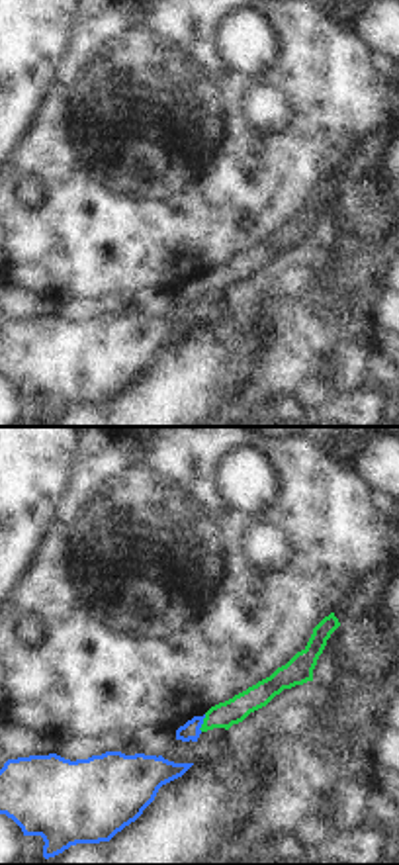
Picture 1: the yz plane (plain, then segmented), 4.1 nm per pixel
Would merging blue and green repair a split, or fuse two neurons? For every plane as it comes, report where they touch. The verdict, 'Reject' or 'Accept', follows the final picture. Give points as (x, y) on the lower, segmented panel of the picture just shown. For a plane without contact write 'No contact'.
Touches blue at (202, 723).

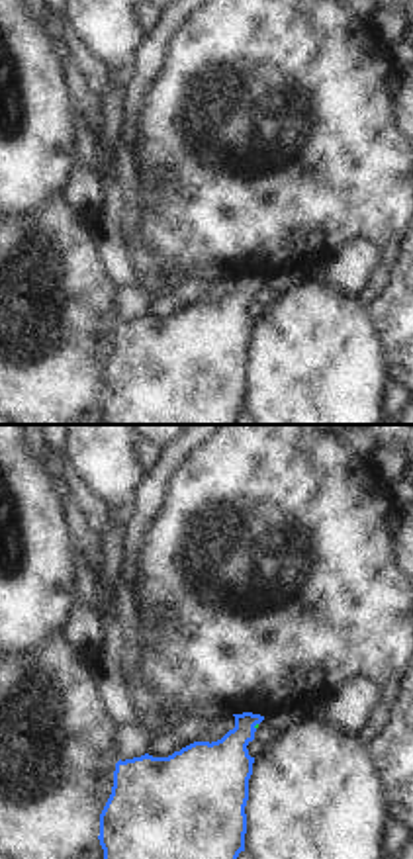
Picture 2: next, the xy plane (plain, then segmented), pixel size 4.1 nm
Touches blue at (255, 724).

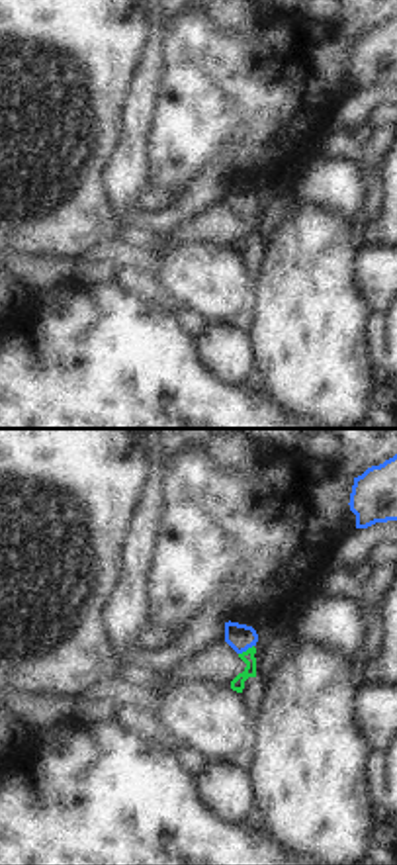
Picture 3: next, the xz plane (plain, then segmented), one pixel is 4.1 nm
Touches blue at (245, 650).

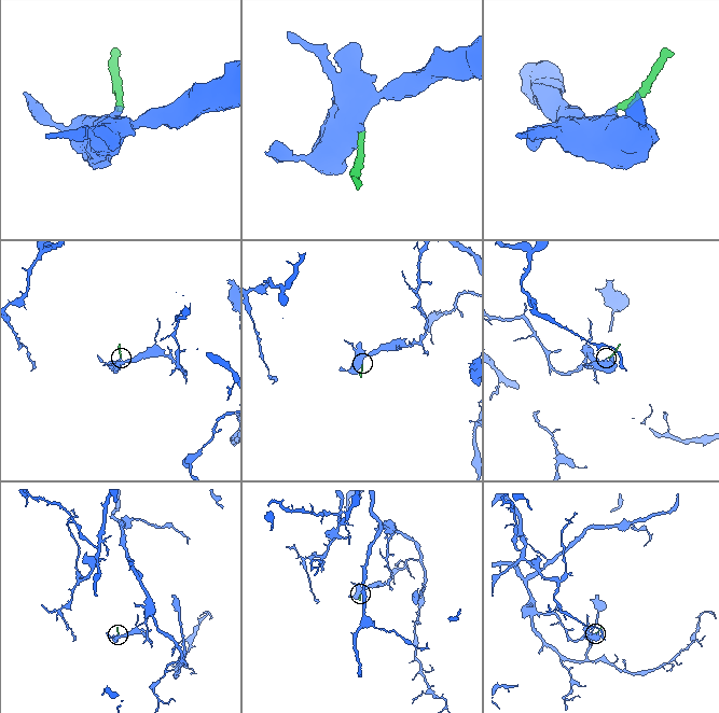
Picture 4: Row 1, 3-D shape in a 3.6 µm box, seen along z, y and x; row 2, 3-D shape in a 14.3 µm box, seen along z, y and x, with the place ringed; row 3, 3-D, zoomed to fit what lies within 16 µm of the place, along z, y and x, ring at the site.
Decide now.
Accept.

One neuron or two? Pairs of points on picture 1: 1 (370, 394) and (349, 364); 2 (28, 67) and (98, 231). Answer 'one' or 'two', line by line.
1: two
2: two

